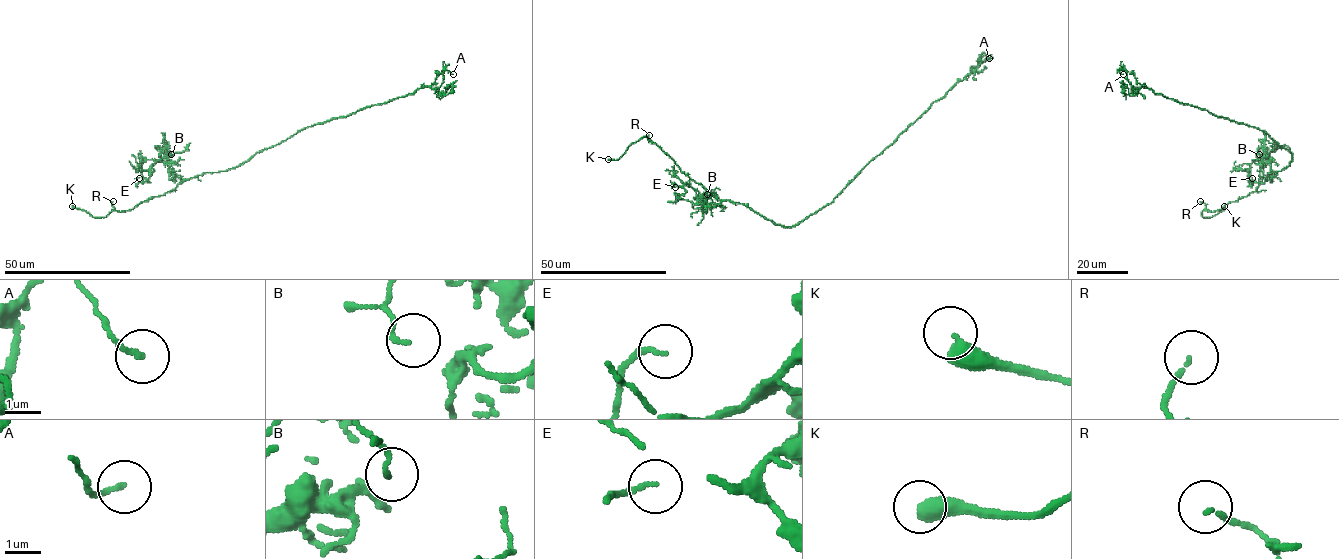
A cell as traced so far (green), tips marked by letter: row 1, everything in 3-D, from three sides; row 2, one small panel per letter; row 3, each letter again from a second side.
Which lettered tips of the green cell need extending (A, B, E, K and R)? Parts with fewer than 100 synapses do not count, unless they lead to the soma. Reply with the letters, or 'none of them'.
K

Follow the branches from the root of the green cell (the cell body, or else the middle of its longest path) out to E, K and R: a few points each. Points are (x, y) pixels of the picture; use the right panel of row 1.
E: (1279, 144), (1292, 153), (1290, 164), (1266, 179), (1272, 176), (1271, 165), (1255, 159), (1252, 178)
K: (1279, 144), (1292, 155), (1288, 166), (1269, 172), (1248, 195), (1201, 215), (1211, 217), (1224, 206)
R: (1279, 144), (1292, 153), (1290, 164), (1281, 171), (1269, 172), (1255, 191), (1213, 211), (1208, 211), (1200, 201)

